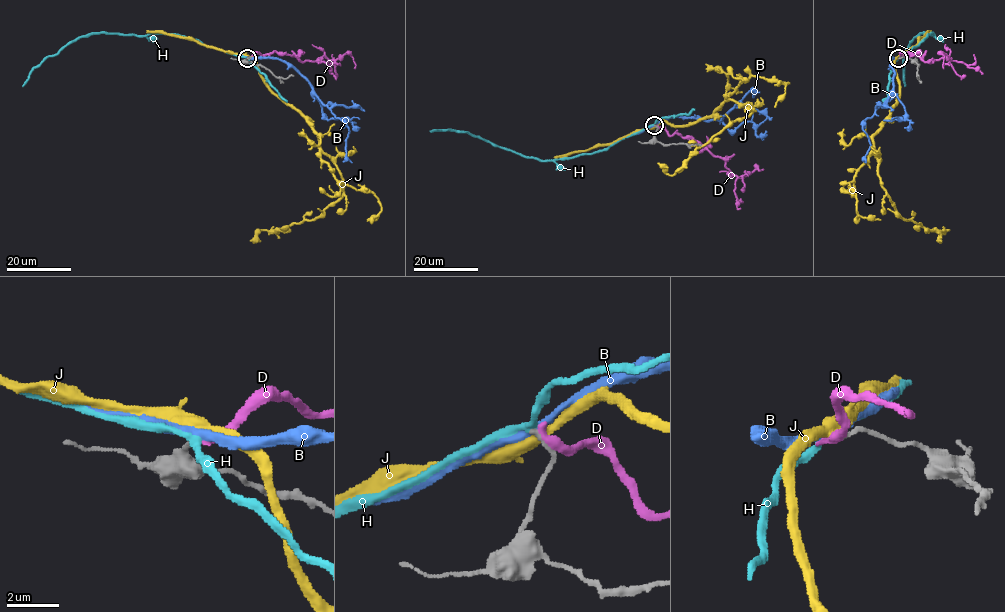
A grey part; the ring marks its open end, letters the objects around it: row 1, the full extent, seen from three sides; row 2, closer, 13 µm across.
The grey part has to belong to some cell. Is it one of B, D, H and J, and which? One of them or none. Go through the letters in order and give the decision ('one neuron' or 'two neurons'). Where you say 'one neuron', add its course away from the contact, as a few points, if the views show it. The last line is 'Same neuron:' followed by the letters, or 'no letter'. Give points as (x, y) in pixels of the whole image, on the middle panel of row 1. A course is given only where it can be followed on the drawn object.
B: two neurons
D: two neurons
H: one neuron; it runs (655, 125), (607, 148), (552, 160), (524, 157), (463, 132), (430, 131)
J: two neurons
Same neuron: H

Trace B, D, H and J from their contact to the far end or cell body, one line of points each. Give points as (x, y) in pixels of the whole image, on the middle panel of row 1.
B: (655, 125), (671, 117), (721, 119), (750, 90), (756, 89), (753, 97), (753, 91), (759, 92)
D: (656, 126), (663, 127), (670, 135), (677, 133), (693, 138), (720, 156), (725, 166), (739, 177), (761, 170)
H: (655, 125), (607, 148), (552, 160), (524, 157), (463, 132), (430, 131)
J: (656, 125), (688, 125), (709, 117), (726, 99), (750, 107), (748, 116), (724, 127), (672, 175), (657, 163)

